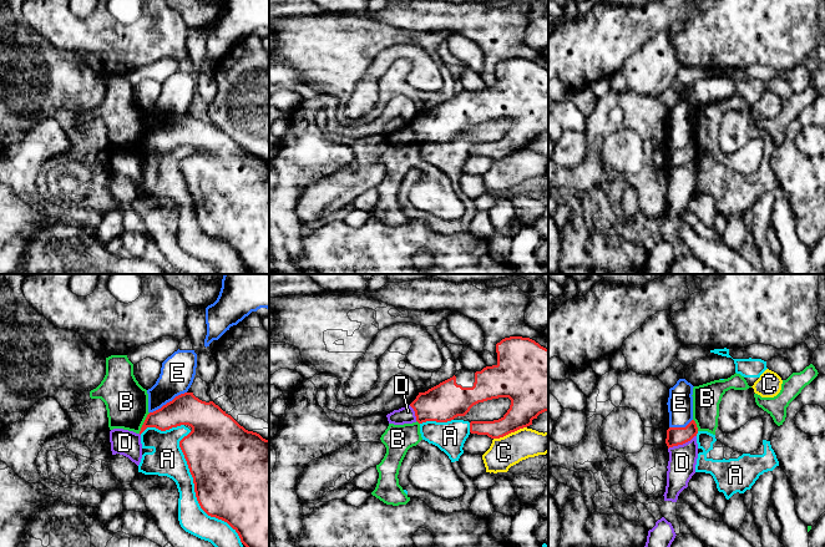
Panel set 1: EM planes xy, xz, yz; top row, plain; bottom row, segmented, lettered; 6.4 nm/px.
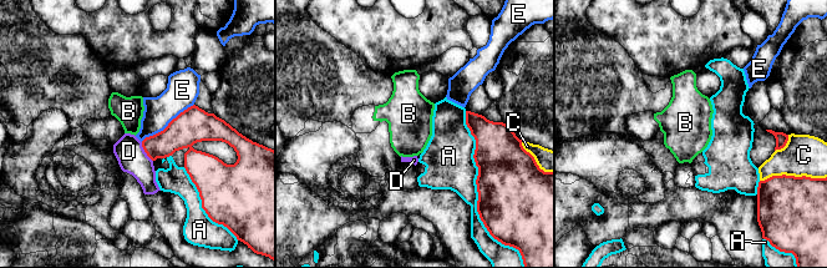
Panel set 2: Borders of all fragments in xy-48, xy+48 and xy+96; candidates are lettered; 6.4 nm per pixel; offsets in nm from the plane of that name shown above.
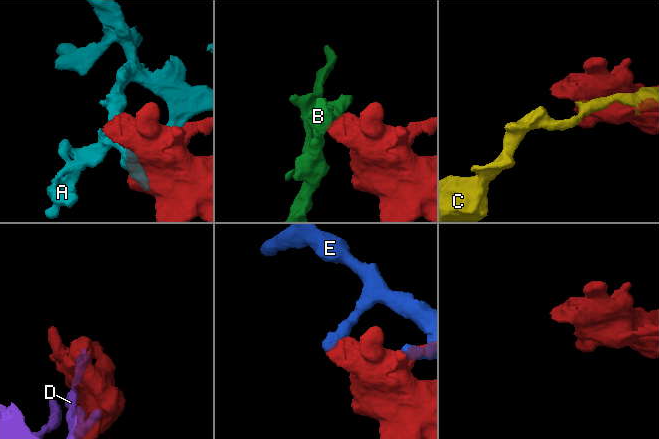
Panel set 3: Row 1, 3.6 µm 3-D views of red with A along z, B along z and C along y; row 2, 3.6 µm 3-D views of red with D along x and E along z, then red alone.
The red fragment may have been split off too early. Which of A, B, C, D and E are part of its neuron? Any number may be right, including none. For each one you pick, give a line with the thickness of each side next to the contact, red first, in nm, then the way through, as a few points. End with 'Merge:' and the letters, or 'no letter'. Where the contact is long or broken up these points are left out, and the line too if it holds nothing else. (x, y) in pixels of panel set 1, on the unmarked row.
Merge: no letter

